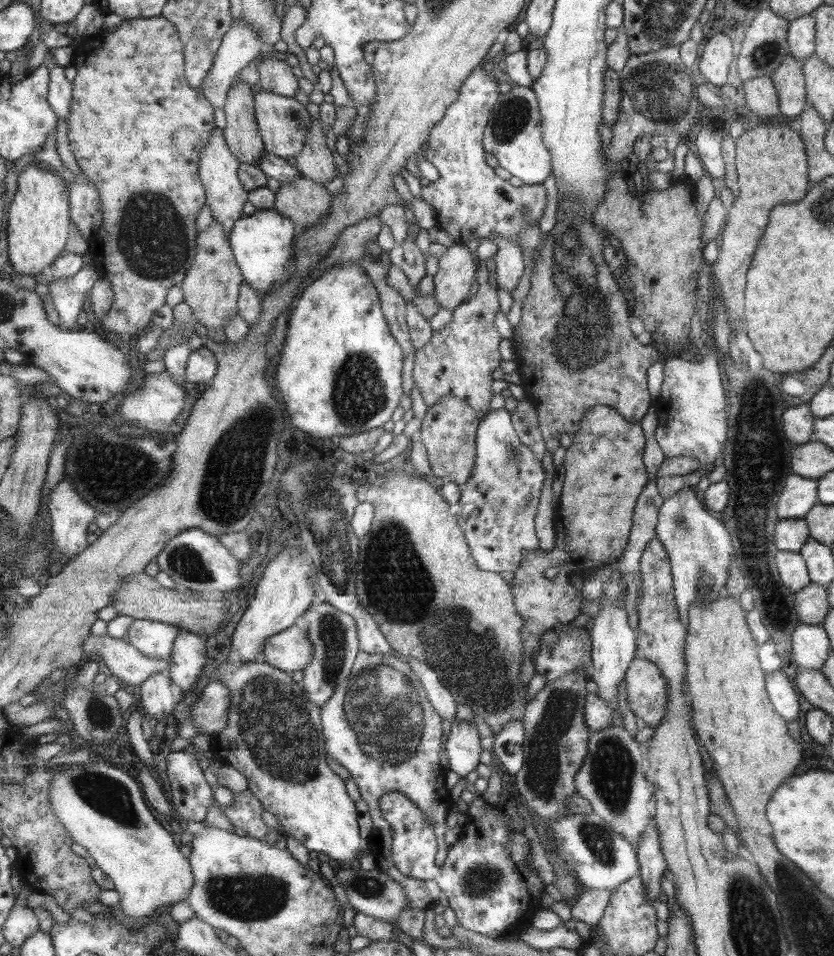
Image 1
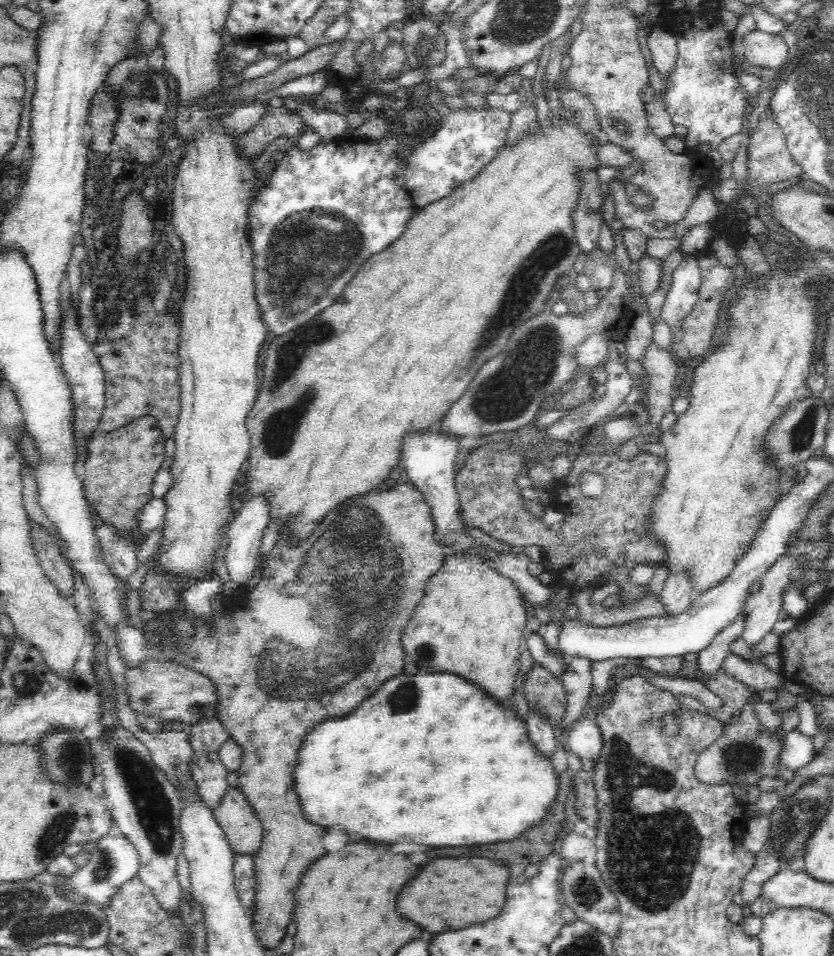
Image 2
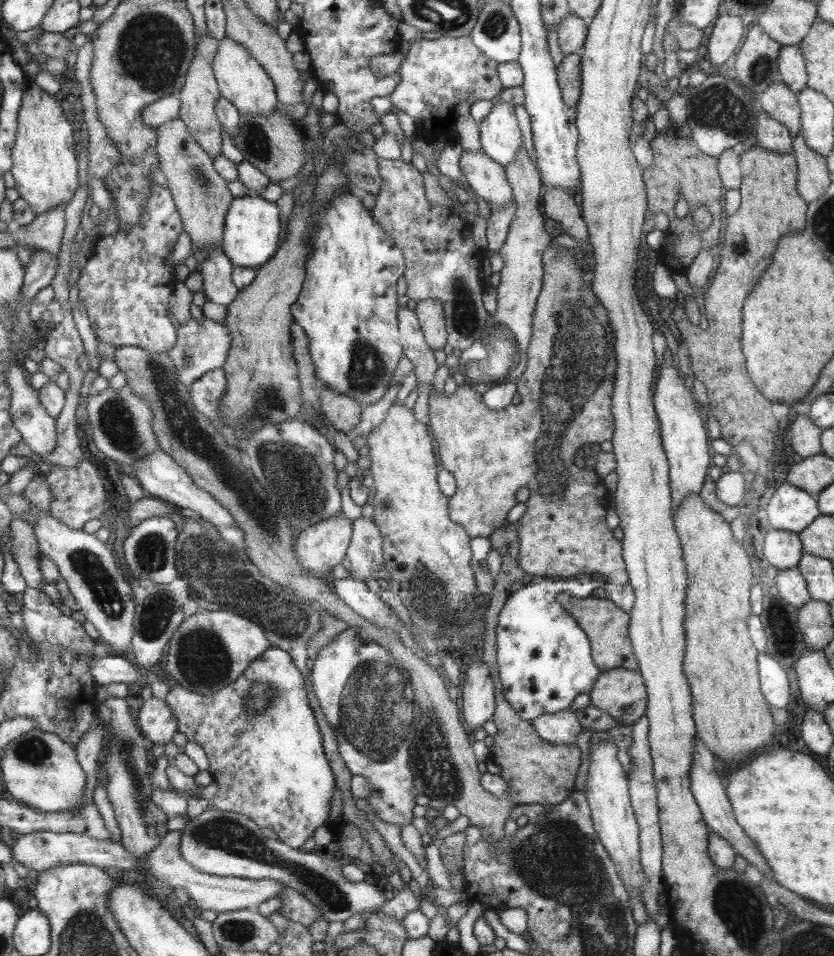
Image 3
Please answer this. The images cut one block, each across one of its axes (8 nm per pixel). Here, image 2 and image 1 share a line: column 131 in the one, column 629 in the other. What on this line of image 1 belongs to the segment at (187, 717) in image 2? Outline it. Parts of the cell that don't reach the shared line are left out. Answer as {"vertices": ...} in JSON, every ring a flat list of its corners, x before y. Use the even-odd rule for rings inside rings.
{"vertices":[[638,655,625,676,628,706,632,712,656,729,666,715,669,684,657,664]]}

